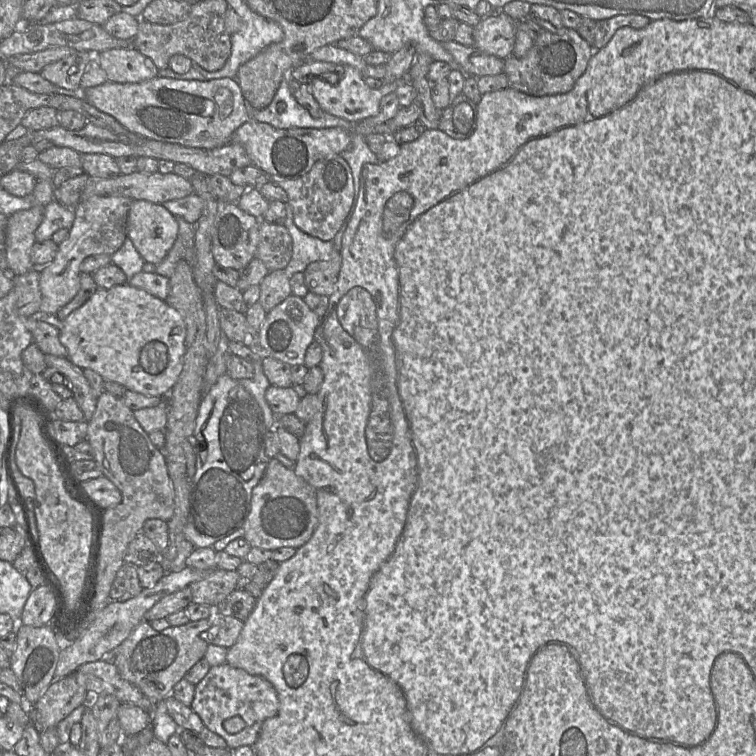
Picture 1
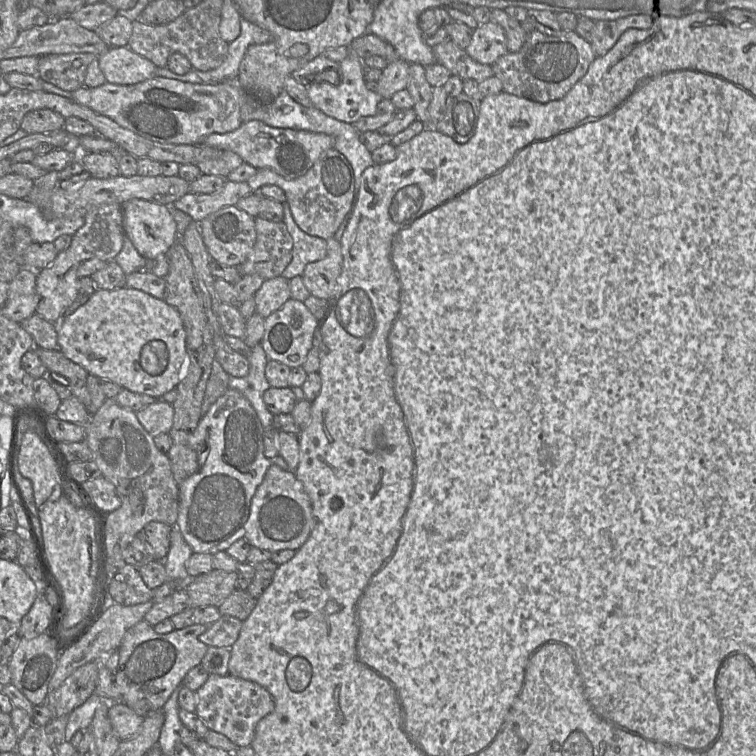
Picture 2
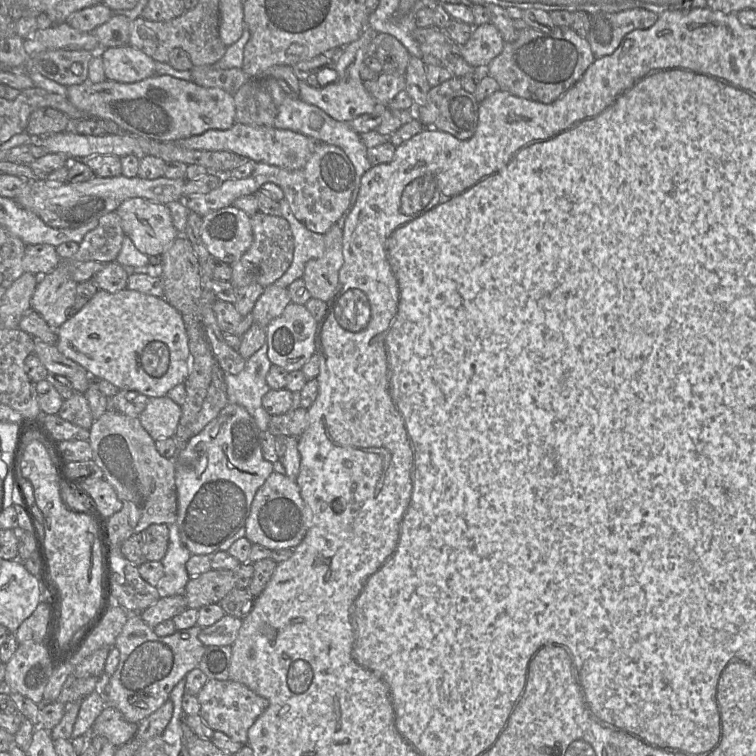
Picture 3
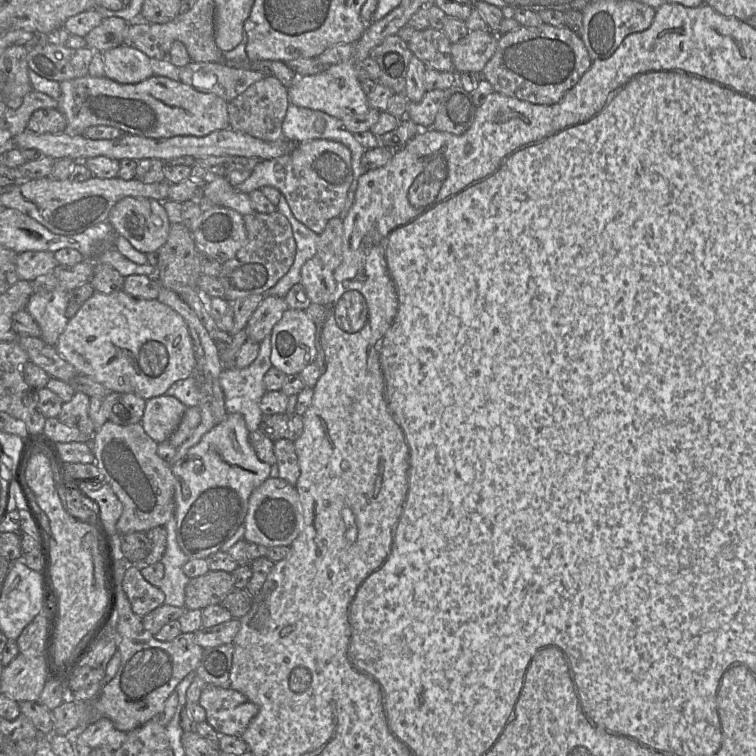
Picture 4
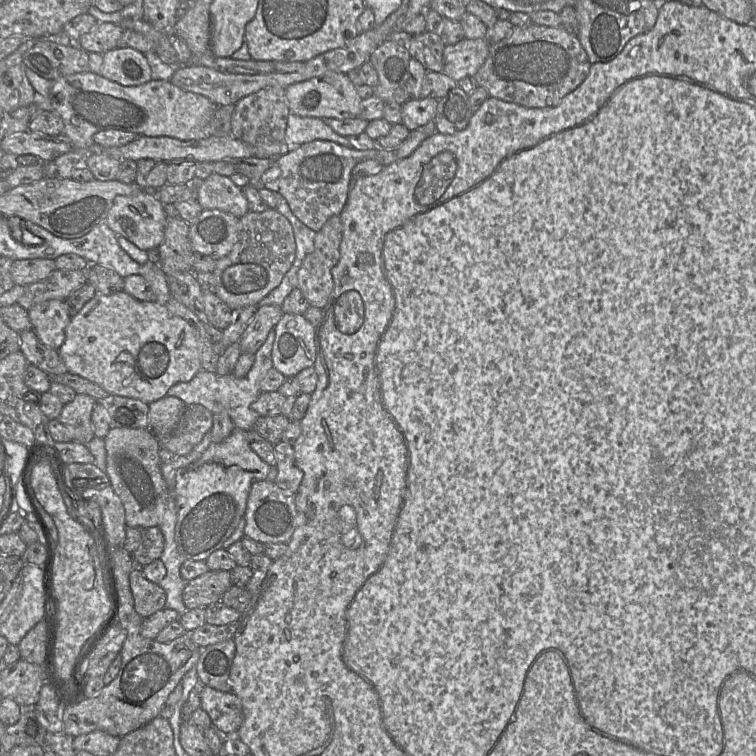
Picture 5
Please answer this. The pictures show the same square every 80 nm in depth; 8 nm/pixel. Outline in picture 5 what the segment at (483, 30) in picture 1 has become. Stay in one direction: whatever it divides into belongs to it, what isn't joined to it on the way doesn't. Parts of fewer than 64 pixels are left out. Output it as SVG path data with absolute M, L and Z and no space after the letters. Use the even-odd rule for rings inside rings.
M467 39L446 45L443 52L443 73L460 81L467 76L475 76L490 52L488 39Z

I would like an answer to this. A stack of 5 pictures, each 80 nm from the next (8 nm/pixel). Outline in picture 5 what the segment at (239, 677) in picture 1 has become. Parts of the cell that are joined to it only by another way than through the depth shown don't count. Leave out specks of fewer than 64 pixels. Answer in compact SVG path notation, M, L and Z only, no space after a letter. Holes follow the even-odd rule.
M209 686L200 687L201 708L207 712L223 737L236 736L243 723L242 702L233 692L222 692Z

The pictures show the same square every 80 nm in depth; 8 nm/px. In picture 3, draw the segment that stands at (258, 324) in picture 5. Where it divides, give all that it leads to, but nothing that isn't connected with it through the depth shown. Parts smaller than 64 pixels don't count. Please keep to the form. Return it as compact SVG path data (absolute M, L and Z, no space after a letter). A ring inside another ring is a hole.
M275 284L265 287L252 310L254 323L266 328L290 303L291 298L287 288Z

